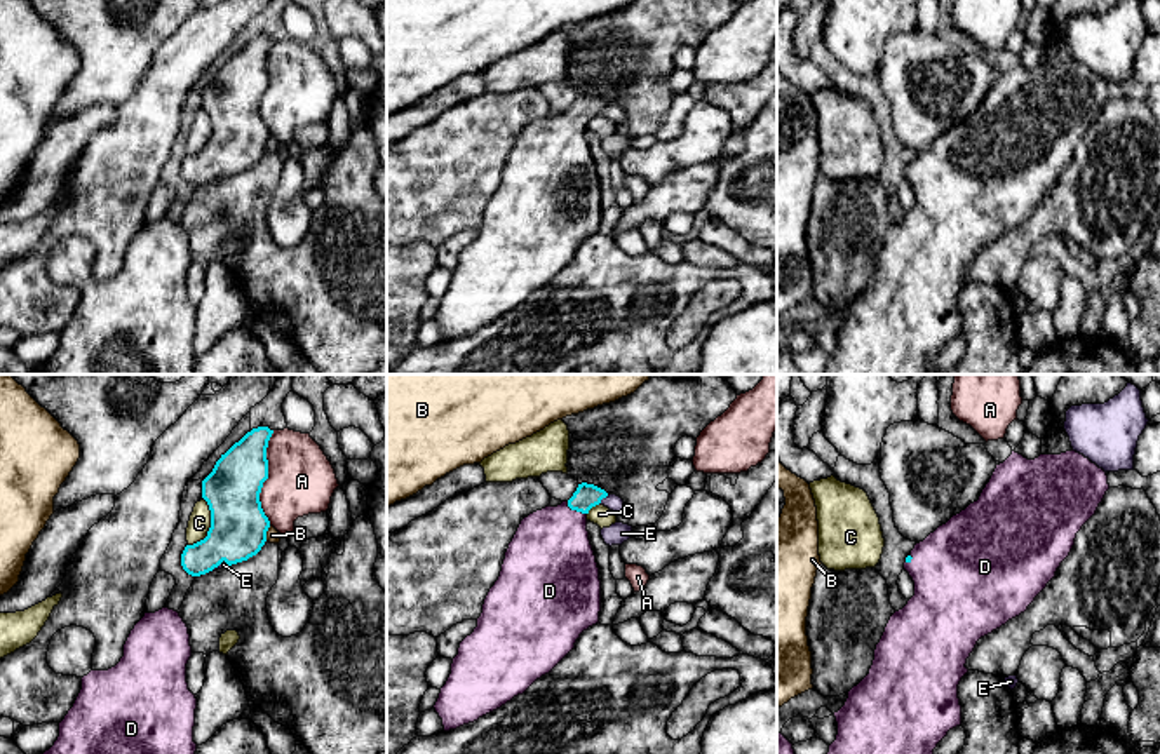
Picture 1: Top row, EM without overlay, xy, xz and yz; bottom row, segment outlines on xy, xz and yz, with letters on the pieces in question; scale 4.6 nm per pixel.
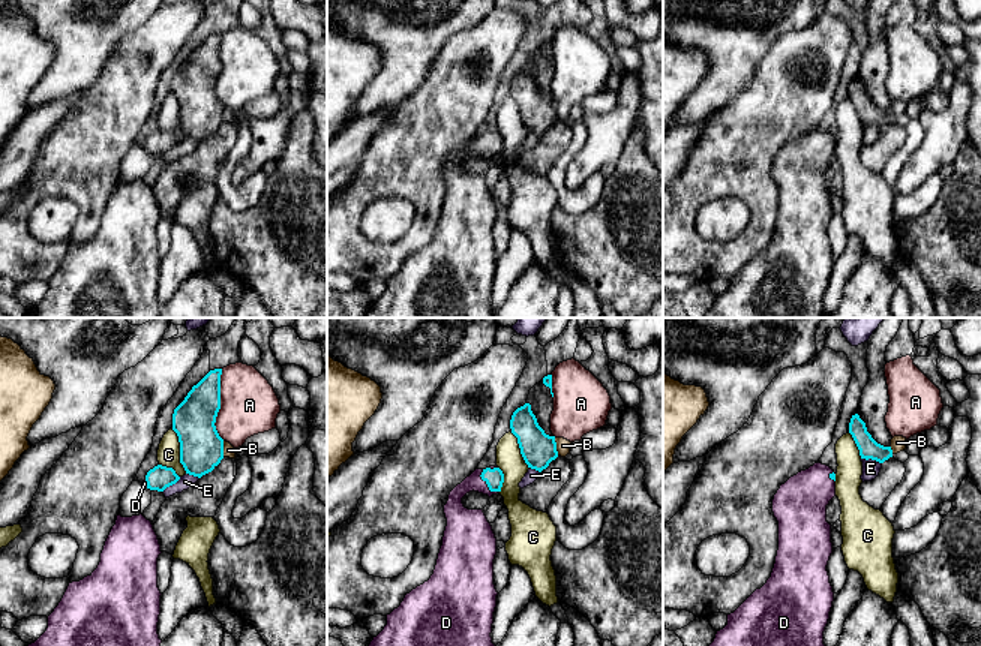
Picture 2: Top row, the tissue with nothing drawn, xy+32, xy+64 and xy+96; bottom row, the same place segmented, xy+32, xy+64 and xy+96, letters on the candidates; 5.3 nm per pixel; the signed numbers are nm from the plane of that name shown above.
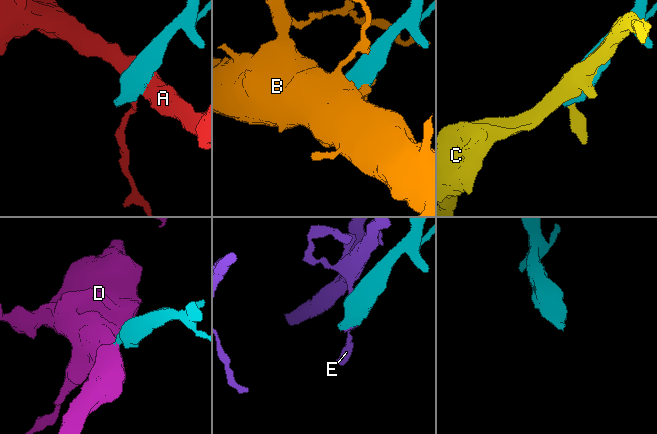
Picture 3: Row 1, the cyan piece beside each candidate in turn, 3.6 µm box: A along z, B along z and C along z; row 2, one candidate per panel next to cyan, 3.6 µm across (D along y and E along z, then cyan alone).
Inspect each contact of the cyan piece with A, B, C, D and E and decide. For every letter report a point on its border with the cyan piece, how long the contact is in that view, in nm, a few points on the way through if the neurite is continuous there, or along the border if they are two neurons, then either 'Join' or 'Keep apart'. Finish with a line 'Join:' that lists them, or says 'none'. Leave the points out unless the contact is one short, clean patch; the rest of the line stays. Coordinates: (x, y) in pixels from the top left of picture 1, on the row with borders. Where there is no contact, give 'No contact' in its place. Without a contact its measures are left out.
A: Touches cyan at xy (267, 477). Shared border 440 nm. Keep apart
B: Touches cyan at xy (265, 533). Shared border 80 nm. Keep apart
C: Touches cyan at xy (211, 526). Shared border 240 nm. Keep apart
D: Touches cyan at xz (575, 509). Shared border 110 nm. Path across: xz (586, 497), (575, 509), (556, 537), (551, 556). Join
E: Touches cyan at xz (603, 497). Shared border 70 nm. Boundary: xz (608, 495), (598, 504). Keep apart
Join: D

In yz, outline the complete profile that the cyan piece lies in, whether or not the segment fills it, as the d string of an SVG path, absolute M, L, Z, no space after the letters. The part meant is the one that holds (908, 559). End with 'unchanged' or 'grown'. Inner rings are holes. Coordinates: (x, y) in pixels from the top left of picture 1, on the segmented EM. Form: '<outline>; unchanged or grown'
M1073 449L1035 460L1012 451L996 465L979 500L906 557L914 596L890 616L869 674L834 712L838 735L827 754L934 754L948 731L961 724L958 684L977 641L1028 609L1108 489L1106 472Z; grown

